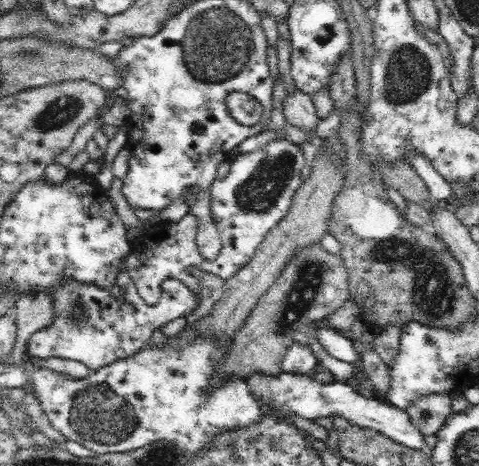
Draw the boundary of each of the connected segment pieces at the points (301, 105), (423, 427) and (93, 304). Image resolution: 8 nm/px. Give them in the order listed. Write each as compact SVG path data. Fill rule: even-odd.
M298 87L286 94L283 100L283 113L288 124L308 133L313 131L319 123L313 98Z
M435 394L418 397L406 408L412 422L424 436L436 434L453 411L449 394Z
M125 263L115 286L101 288L69 279L54 287L50 298L54 318L50 326L38 330L29 339L26 354L40 359L78 360L94 371L112 364L115 359L136 355L163 324L192 313L200 304L200 298L194 295L194 291L181 281L170 278L161 286L160 300L154 306L147 305L130 279Z

